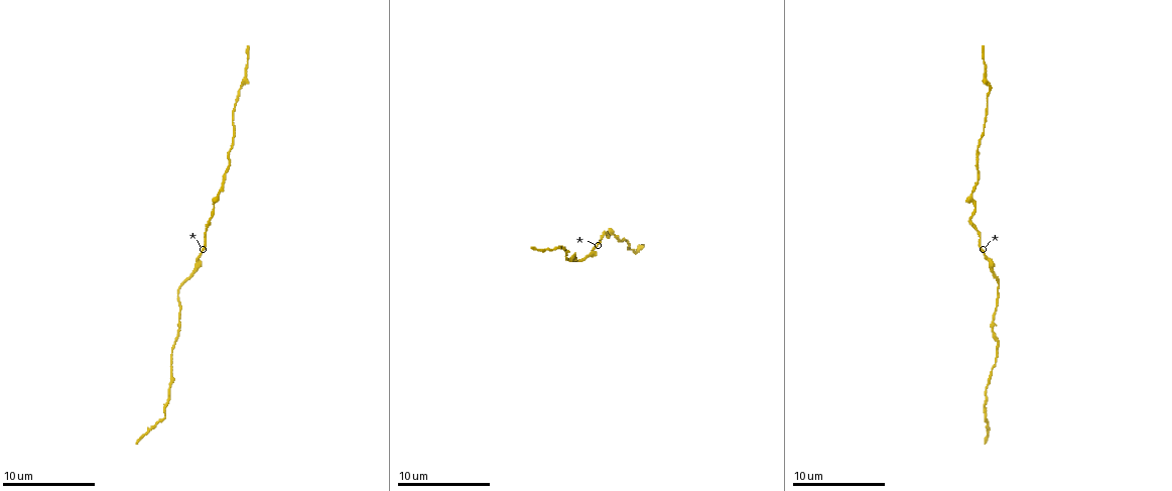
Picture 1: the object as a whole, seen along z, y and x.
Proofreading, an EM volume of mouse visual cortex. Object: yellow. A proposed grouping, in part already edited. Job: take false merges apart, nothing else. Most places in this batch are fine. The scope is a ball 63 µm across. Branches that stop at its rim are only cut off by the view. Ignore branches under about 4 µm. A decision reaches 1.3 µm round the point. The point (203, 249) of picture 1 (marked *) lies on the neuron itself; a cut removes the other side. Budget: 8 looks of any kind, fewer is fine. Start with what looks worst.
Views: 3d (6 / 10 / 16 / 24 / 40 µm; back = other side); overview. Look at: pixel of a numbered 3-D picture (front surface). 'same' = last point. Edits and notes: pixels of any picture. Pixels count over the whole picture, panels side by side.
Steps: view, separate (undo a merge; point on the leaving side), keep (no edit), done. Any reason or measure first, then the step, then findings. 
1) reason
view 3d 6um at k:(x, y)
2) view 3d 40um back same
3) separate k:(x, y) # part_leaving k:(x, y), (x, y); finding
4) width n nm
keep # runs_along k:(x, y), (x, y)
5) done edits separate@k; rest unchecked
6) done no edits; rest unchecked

thick turns thin
view 3d 10um at 1:(585, 258)

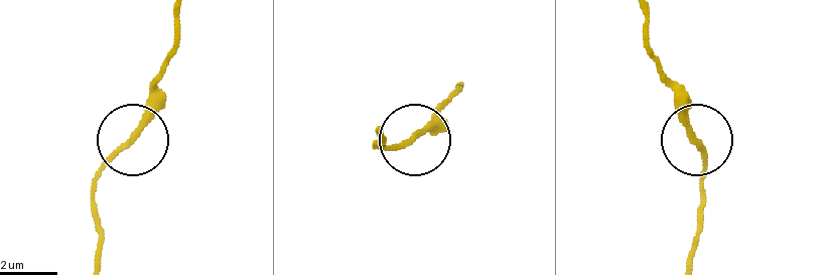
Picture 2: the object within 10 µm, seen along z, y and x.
keep # continuous, no second neuron

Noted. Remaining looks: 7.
a narrow waist
view 3d 10um at 1:(610, 239)

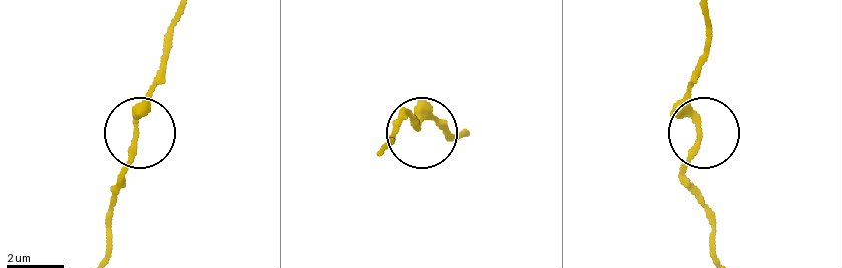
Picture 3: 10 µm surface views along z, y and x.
keep # one neuron here

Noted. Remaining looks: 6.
sudden change in width
view 3d 16um at 1:(172, 371)

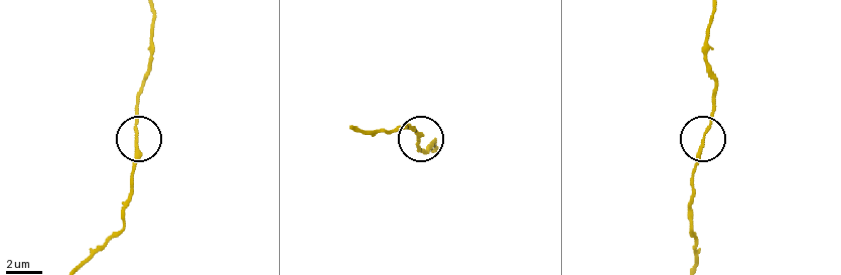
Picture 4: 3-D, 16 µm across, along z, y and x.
zoom in
view 3d 6um at 4:(703, 138)

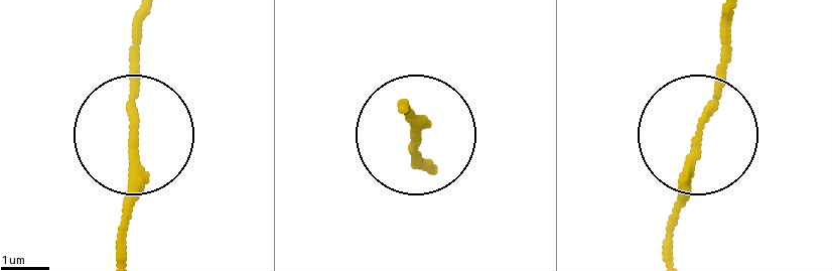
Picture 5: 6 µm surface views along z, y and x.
width 150 nm
keep # runs_along 5:(143, 21), (128, 250); one neuron here

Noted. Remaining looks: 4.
thick turns thin
view 3d 10um at 1:(180, 323)

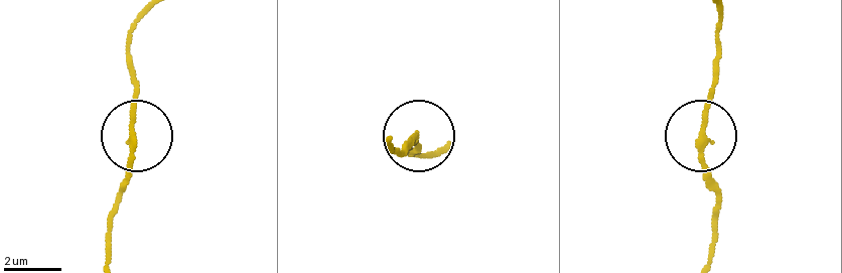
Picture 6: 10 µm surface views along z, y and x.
zoom in
view 3d 6um at 6:(132, 139)

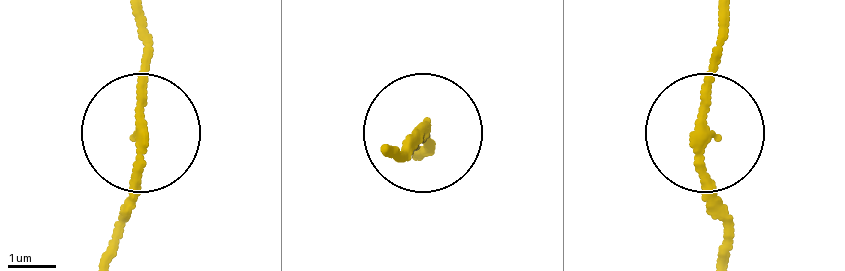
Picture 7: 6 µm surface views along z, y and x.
keep # runs_along 7:(134, 10), (142, 166), (114, 251); continuous, no second neuron

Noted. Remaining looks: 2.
done no edits; rest unchecked

